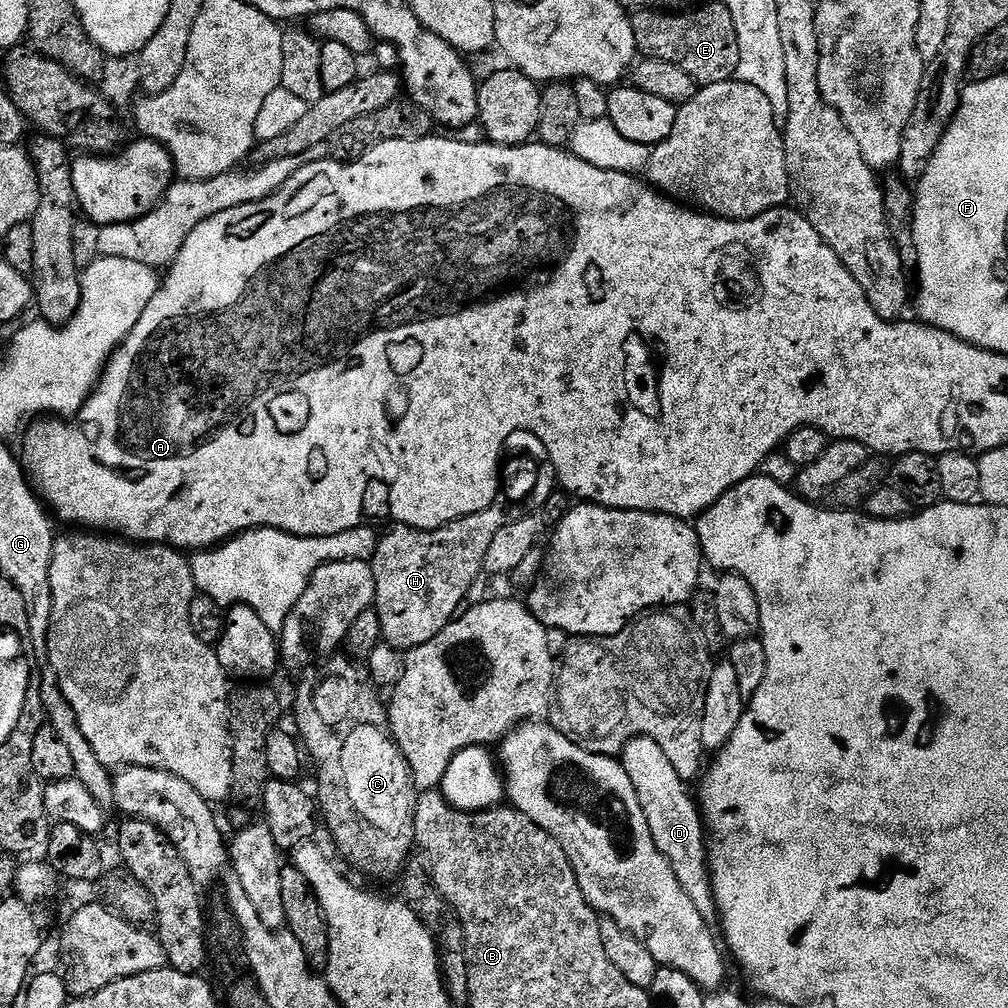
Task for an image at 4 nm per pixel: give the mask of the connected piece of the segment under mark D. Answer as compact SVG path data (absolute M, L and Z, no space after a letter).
M636 736L625 746L622 763L626 774L630 774L630 782L634 782L634 790L638 790L638 802L642 806L642 814L646 814L646 822L650 826L650 834L654 838L654 846L670 862L674 876L682 882L690 900L698 909L698 914L709 922L718 916L716 894L713 888L712 865L708 862L710 837L706 831L704 817L697 801L688 793L689 785L674 770L674 762L666 758L662 746L649 736Z

